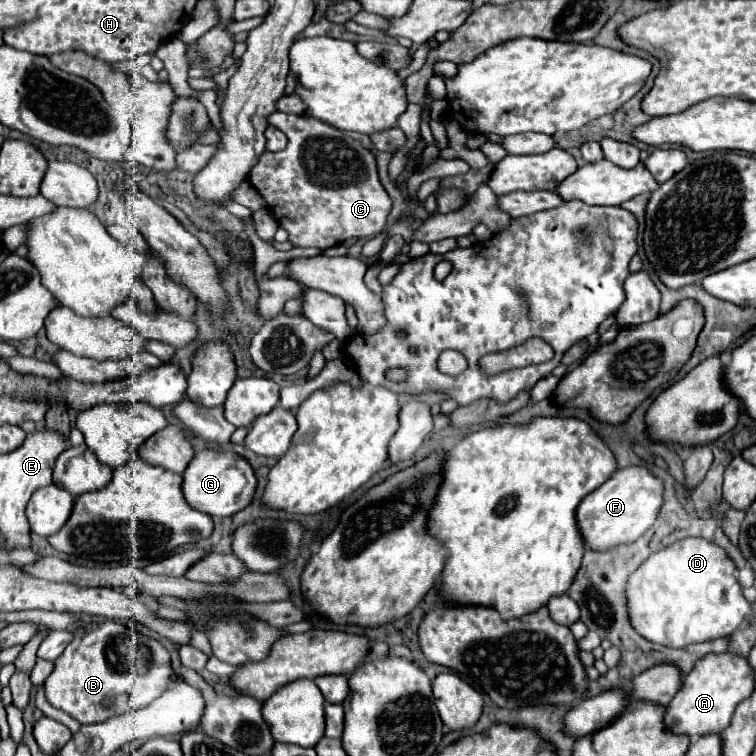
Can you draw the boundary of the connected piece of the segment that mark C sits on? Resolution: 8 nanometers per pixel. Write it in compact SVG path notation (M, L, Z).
M276 111L268 121L288 137L288 145L278 153L264 153L260 157L256 167L250 171L250 185L264 197L266 207L278 225L288 231L290 243L294 247L328 249L336 243L344 243L346 239L378 235L390 215L392 201L380 185L372 151L366 149L360 141L328 127L328 123L312 119L310 115L290 115Z

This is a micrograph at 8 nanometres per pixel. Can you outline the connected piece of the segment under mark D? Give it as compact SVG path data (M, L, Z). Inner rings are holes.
M688 537L650 555L624 587L628 619L638 635L664 647L686 647L730 637L750 611L734 577L734 563L718 545Z

